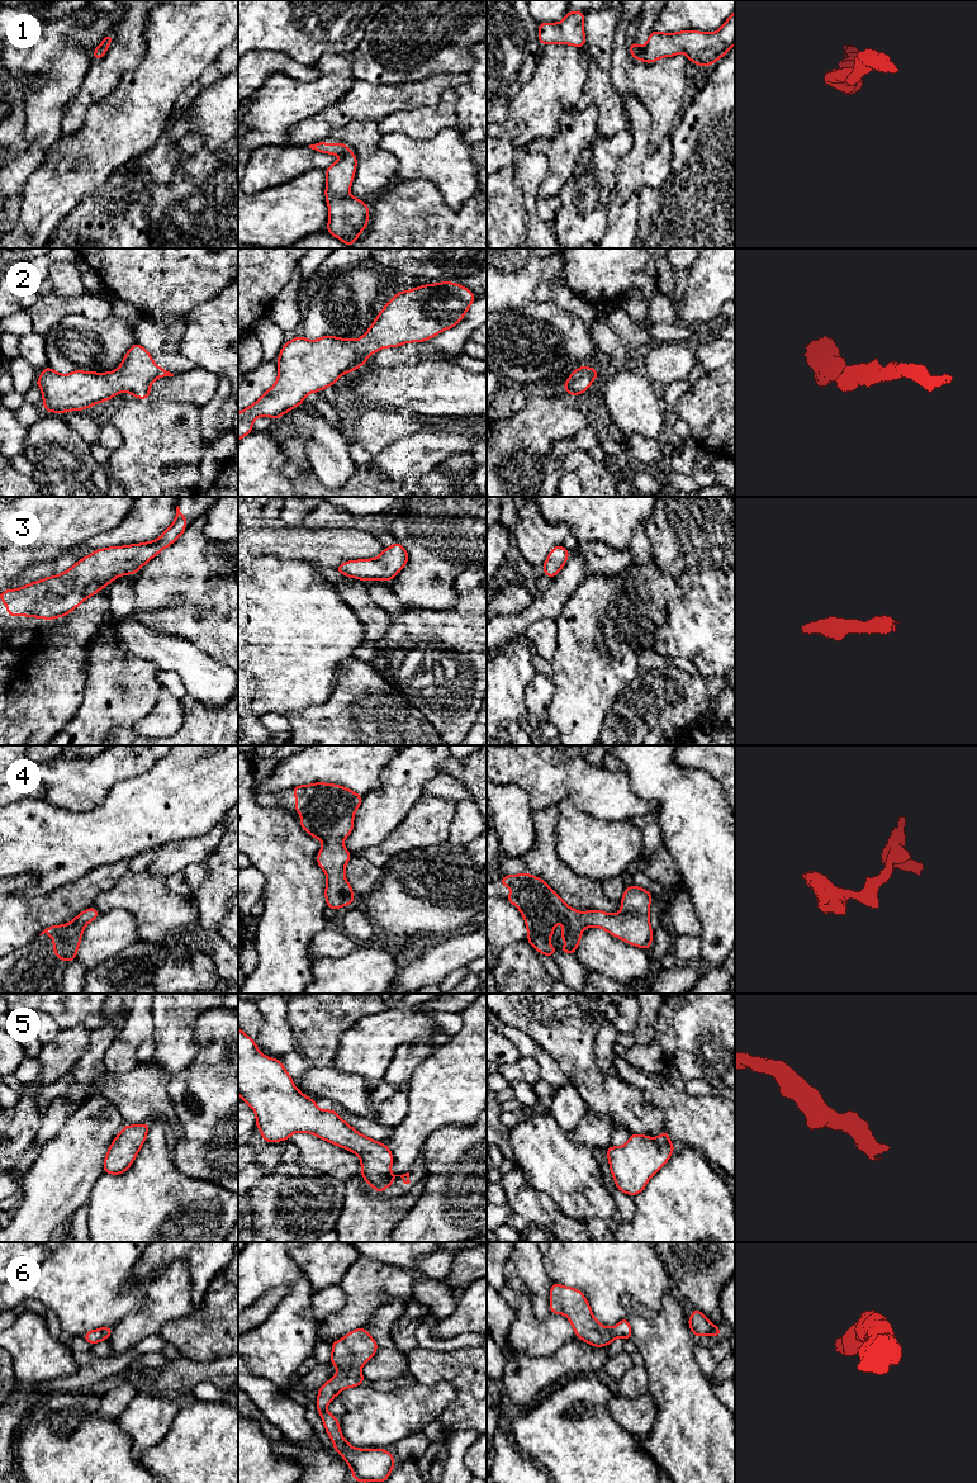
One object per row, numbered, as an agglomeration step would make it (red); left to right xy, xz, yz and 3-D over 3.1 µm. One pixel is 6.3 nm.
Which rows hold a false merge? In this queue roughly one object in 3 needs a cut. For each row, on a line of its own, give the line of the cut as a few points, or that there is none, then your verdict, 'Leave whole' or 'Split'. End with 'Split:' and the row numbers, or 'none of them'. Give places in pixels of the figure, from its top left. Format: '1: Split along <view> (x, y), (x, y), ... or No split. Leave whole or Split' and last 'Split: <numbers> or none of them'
1: No split. Leave whole
2: No split. Leave whole
3: No split. Leave whole
4: No split. Leave whole
5: No split. Leave whole
6: No split. Leave whole
Split: none of them

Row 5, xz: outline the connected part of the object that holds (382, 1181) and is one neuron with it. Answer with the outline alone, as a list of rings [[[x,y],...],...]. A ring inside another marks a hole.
[[[238,1027],[238,1094],[256,1114],[256,1127],[265,1142],[288,1140],[293,1133],[308,1132],[356,1153],[364,1180],[376,1190],[388,1189],[397,1176],[409,1184],[409,1172],[394,1175],[389,1170],[393,1153],[340,1118],[333,1110],[321,1110],[316,1101],[298,1091],[284,1065],[264,1056],[252,1038]]]

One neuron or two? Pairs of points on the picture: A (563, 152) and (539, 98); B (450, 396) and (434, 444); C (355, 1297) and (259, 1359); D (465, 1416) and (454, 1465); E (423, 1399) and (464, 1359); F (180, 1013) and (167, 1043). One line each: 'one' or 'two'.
A: two
B: two
C: two
D: two
E: two
F: one

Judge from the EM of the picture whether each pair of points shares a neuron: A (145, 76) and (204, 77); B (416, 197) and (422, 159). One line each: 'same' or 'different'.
A: different
B: different

